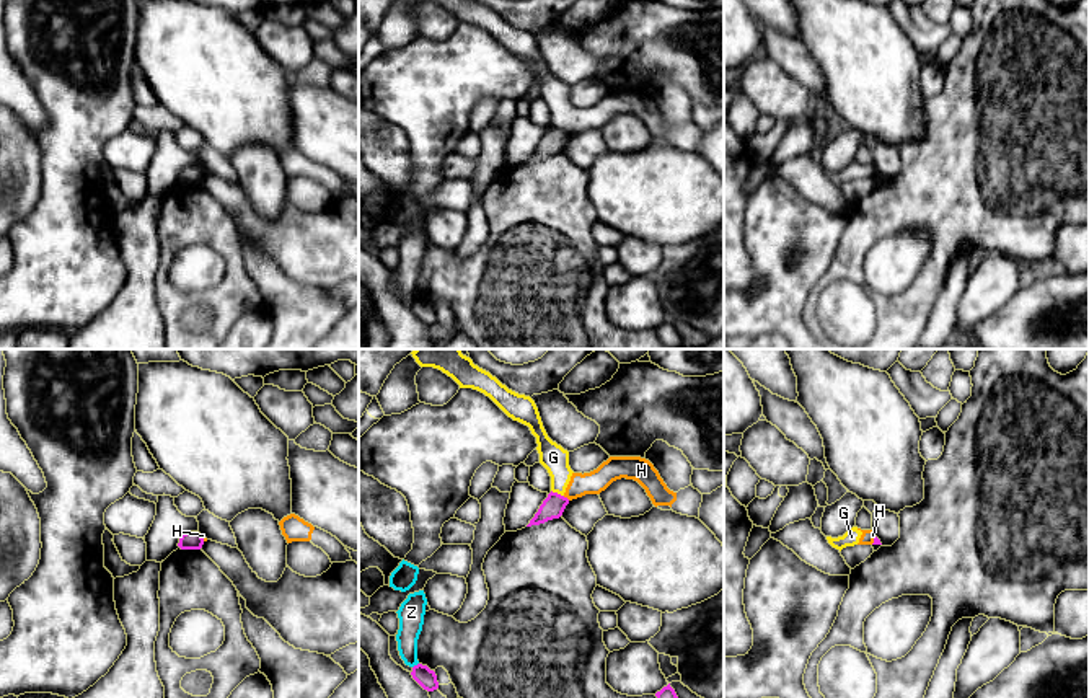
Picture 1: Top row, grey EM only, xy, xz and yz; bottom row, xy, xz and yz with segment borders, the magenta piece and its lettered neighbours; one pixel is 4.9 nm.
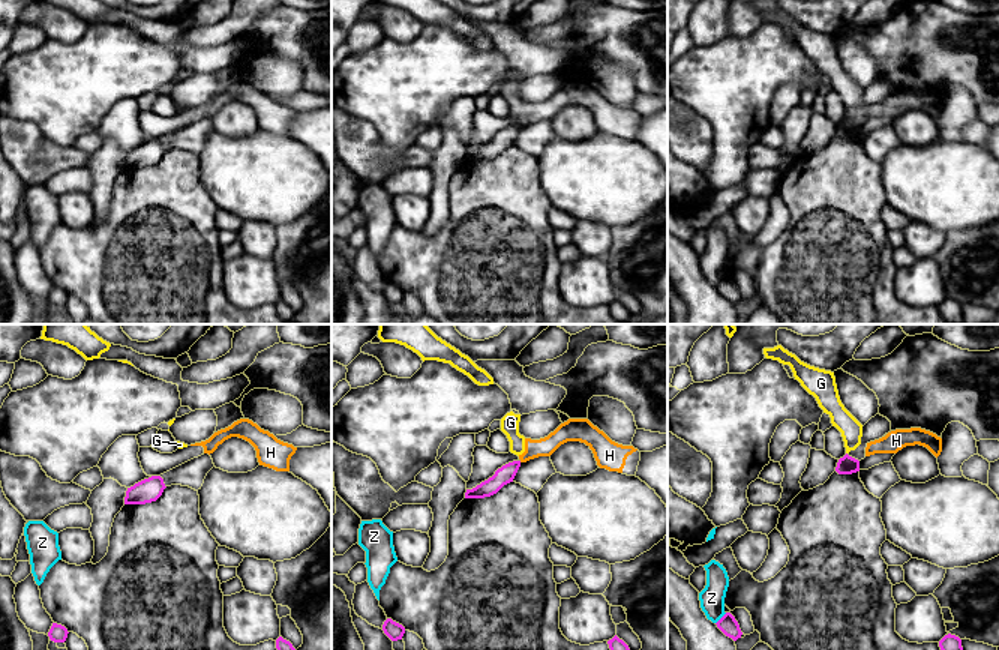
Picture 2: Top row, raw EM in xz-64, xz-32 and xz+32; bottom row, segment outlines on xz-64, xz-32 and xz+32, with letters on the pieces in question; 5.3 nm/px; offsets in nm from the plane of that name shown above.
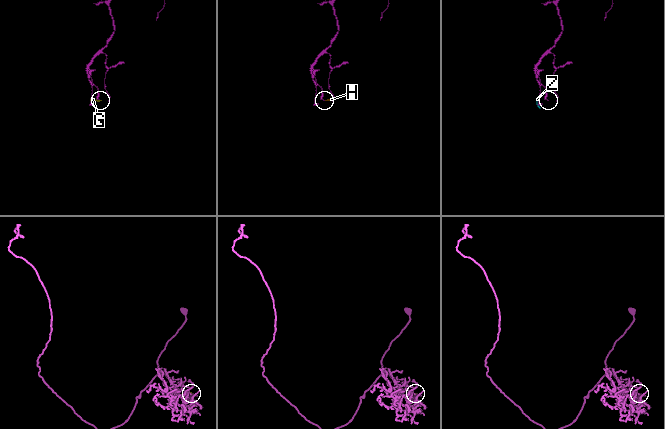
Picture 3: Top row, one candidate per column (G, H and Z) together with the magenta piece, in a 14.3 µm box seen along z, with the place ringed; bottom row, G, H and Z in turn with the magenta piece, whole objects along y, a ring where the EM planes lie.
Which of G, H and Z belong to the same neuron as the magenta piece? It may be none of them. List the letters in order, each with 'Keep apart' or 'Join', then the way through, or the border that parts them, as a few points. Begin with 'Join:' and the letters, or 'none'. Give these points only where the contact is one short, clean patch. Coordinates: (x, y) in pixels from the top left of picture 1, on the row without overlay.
Join: none
G: Keep apart. Boundary: xz (551, 124), (563, 131)
H: Keep apart. Boundary: xz (563, 131), (569, 134)
Z: Keep apart. Boundary: xz (418, 297), (413, 302)

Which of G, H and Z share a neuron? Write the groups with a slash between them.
G H Z

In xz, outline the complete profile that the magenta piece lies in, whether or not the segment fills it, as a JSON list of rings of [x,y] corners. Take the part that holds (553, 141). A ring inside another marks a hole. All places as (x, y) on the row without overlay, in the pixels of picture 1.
[[[551,126],[527,161],[540,160],[548,155],[559,153],[567,139],[569,139],[567,132]]]

